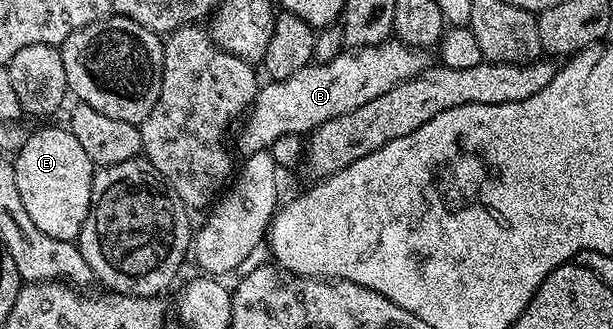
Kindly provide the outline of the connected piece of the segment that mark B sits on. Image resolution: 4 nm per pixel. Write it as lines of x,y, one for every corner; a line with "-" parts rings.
394,39
373,47
344,51
331,61
306,65
297,75
280,81
268,80
260,88
239,133
240,154
270,150
281,135
307,135
321,123
357,111
361,103
385,95
402,81
418,77
425,68
424,54

